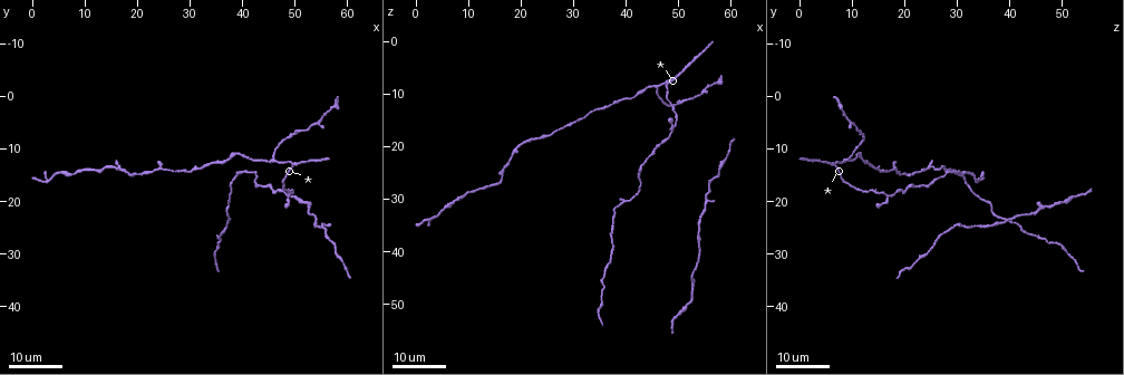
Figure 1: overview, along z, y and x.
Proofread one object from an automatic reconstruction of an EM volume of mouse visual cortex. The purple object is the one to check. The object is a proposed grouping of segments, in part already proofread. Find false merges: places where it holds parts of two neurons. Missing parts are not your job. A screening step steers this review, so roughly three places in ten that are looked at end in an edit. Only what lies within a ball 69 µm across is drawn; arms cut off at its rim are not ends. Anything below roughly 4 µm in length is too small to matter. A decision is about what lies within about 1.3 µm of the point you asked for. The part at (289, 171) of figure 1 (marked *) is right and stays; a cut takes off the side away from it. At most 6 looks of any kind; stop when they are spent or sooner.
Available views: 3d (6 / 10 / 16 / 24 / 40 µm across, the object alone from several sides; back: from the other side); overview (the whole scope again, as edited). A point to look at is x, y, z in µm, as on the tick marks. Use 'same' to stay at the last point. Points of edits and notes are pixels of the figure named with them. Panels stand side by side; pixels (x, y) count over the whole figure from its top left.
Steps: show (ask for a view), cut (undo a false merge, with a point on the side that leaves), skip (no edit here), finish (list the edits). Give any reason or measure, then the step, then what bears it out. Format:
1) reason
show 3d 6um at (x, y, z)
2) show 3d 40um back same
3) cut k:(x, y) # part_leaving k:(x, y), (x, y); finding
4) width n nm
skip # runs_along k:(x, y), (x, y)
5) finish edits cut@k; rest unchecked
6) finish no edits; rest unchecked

a fork
show 3d 24um at (49.5, 13.0, 7.0)

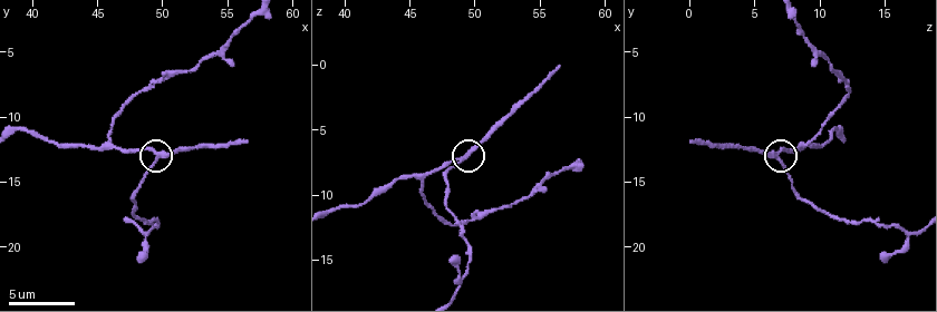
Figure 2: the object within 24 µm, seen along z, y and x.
zoom in
show 3d 10um at (49.8, 12.8, 6.8)

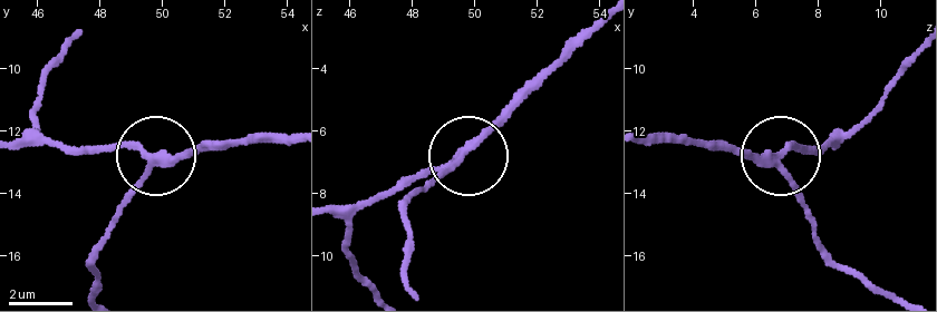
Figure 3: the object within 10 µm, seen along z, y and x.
arms 3
skip # continuous, no second neuron

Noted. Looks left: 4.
arms part here
show 3d 10um at (45.6, 12.2, 8.8)

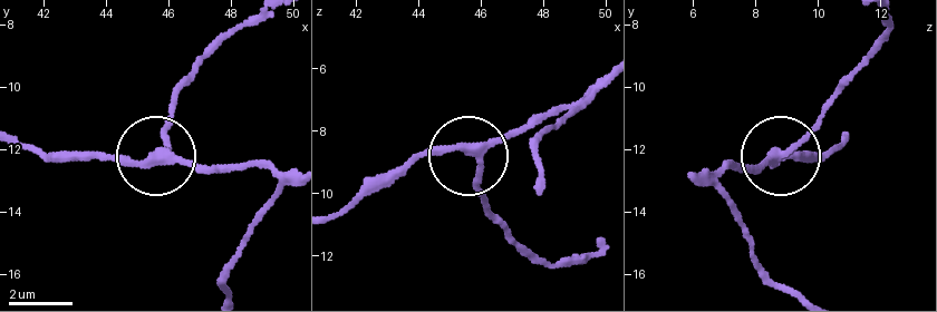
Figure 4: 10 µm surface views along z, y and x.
show 3d 10um back at (45.8, 12.2, 8.8)

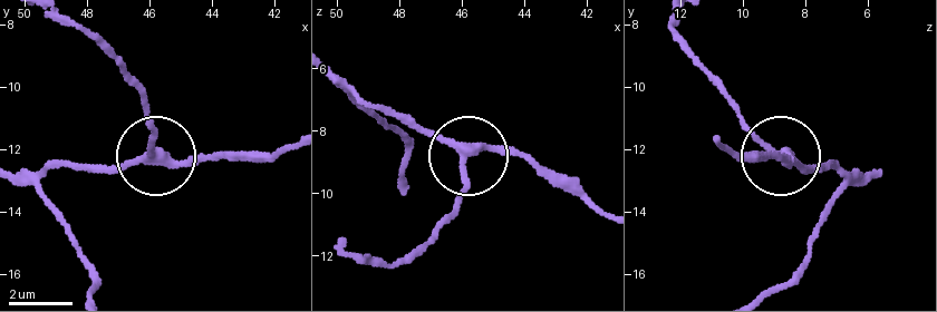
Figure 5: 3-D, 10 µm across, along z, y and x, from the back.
width 260 nm
skip # runs_along 5:(59, 215), (42, 186), (59, 167), (152, 157), (147, 93); continuous, no second neuron

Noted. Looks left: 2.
two arms in line, one across
show 3d 16um at (16.5, 14.0, 25.5)

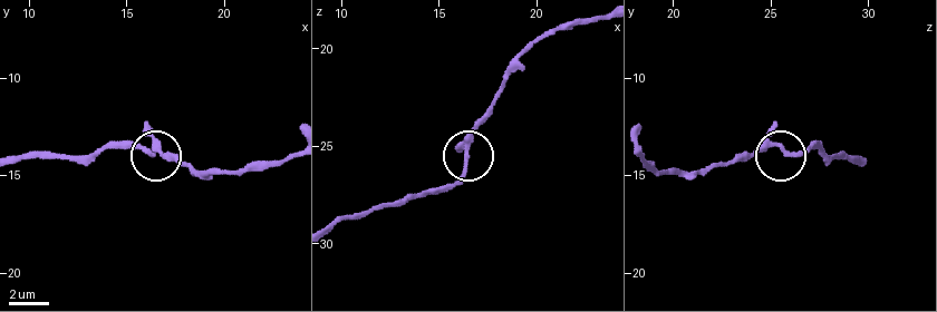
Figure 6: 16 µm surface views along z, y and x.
show 3d 10um at (16.4, 13.5, 25.5)

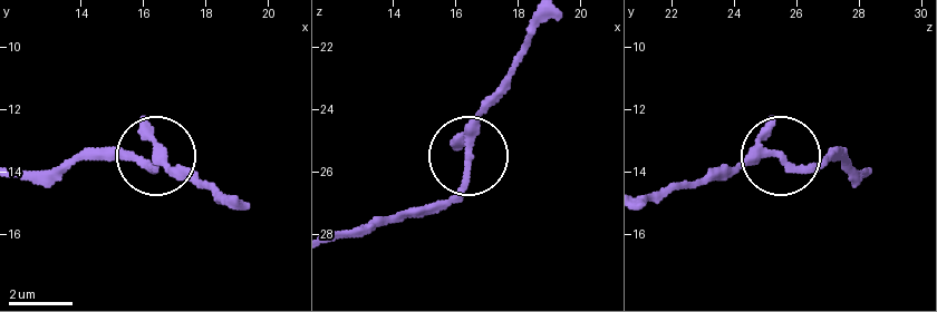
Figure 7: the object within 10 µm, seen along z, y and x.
arms 3
skip # all the same neuron

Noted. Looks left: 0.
finish no edits; rest unchecked

